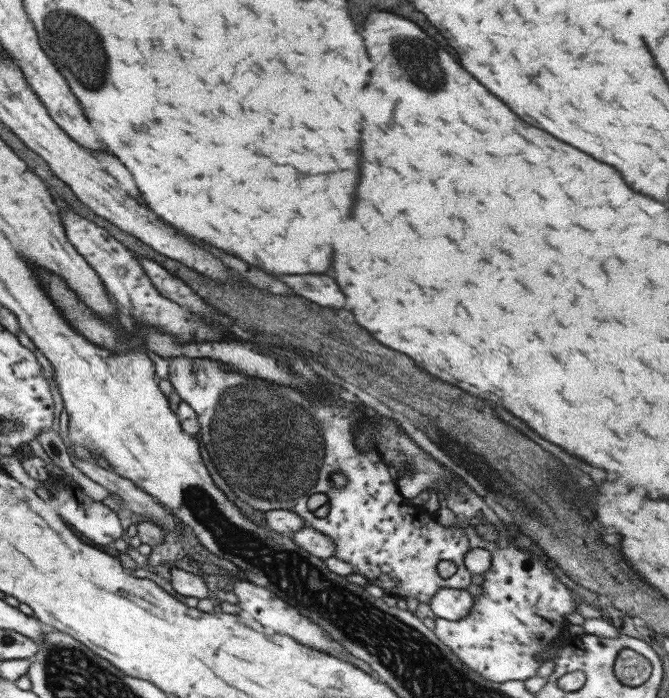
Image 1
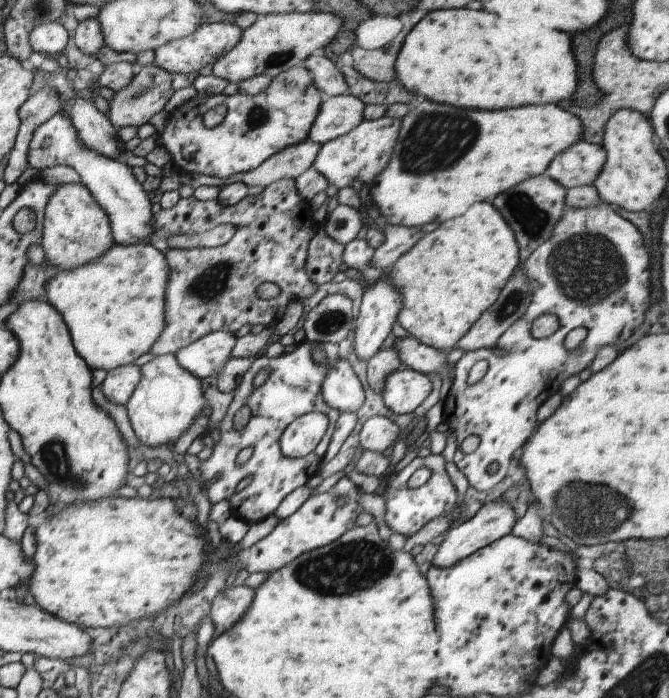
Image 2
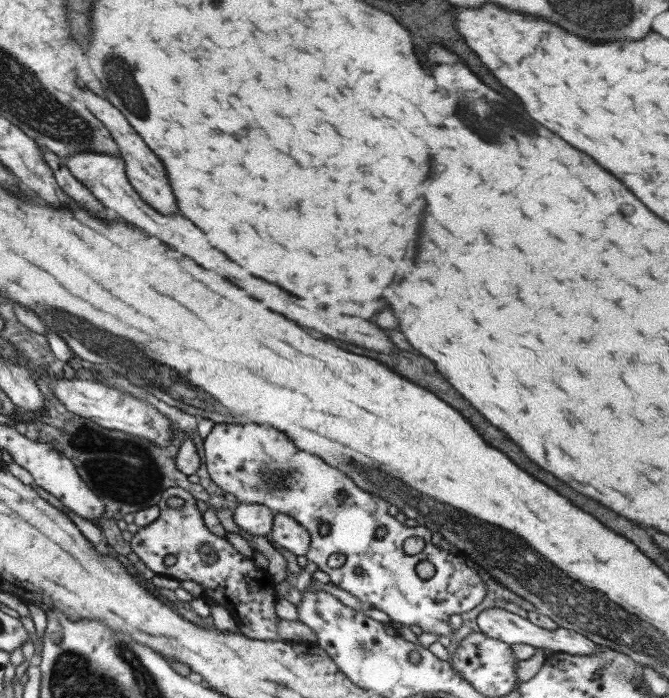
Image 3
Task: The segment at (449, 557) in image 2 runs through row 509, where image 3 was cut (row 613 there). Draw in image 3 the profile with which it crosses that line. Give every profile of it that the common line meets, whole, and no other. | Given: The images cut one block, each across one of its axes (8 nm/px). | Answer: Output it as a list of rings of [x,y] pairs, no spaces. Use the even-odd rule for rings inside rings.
[[[489,608],[489,610],[479,612],[477,626],[485,636],[489,636],[493,640],[499,640],[499,642],[505,642],[509,646],[517,644],[517,642],[523,642],[523,644],[531,644],[535,648],[543,648],[543,650],[549,650],[549,652],[565,652],[565,654],[571,654],[571,656],[597,656],[597,654],[601,654],[599,644],[595,644],[593,640],[585,638],[583,634],[579,634],[575,630],[567,630],[567,628],[545,630],[545,628],[539,628],[539,626],[531,624],[529,620],[523,620],[515,614],[499,610],[499,608]]]

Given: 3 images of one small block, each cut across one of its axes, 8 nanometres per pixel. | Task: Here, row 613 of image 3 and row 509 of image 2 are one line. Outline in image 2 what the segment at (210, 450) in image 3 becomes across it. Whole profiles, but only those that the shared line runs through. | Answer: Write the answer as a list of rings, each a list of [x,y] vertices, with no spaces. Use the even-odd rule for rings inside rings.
[[[425,456],[425,458],[413,458],[389,484],[383,484],[385,490],[379,490],[379,494],[385,498],[385,514],[383,514],[383,522],[385,526],[393,532],[393,534],[401,534],[401,536],[407,536],[411,538],[413,534],[417,534],[425,524],[429,524],[431,520],[437,520],[437,518],[451,518],[451,524],[459,518],[461,514],[461,508],[465,506],[463,502],[459,504],[457,502],[457,492],[455,492],[455,486],[449,482],[447,474],[445,474],[445,468],[443,468],[445,460],[443,456]],[[419,466],[427,466],[431,470],[431,476],[429,480],[419,486],[419,488],[409,488],[407,486],[407,478],[419,468]]]

